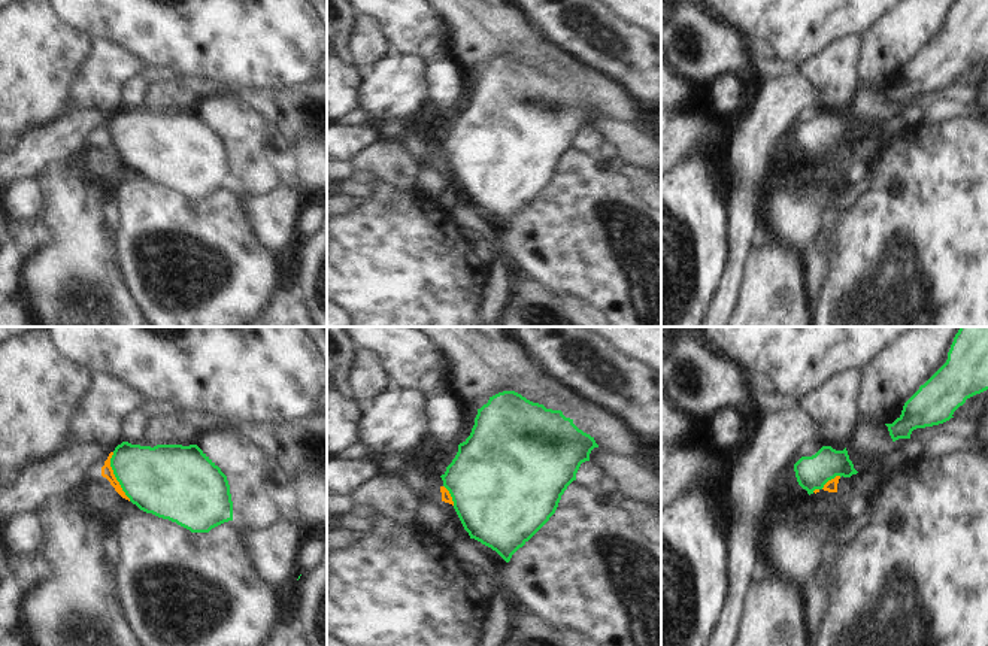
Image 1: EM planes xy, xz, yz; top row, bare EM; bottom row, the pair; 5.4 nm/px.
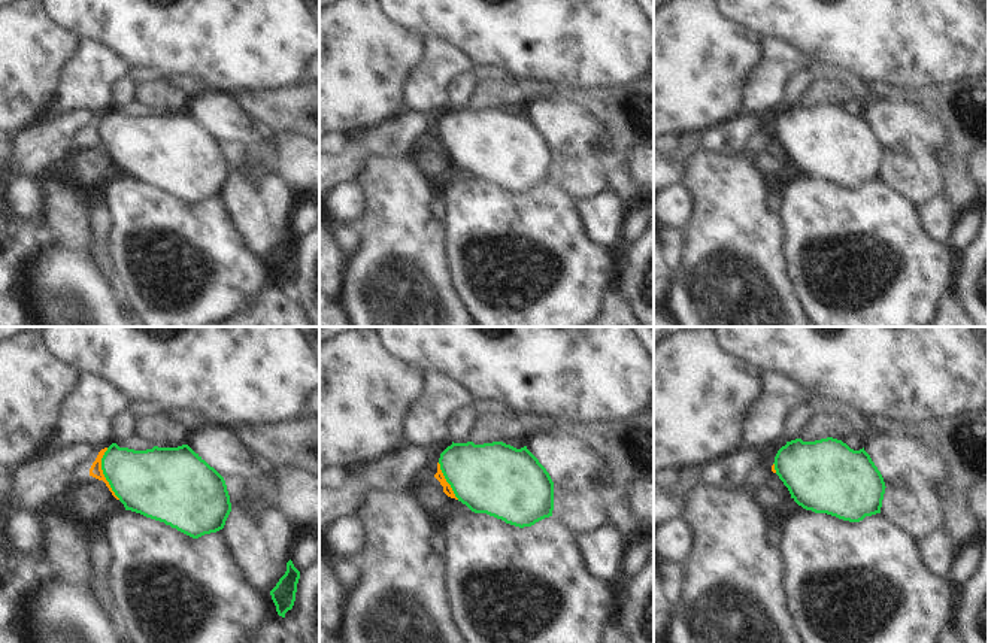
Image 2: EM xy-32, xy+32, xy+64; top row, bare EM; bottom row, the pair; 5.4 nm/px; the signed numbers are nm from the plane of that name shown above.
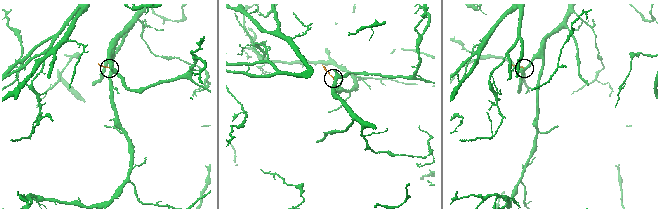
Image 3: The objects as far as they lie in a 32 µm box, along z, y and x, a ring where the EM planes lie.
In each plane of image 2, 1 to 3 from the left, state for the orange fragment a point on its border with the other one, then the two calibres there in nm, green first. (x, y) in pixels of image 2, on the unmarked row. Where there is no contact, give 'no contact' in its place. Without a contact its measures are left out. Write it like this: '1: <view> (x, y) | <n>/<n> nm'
1: xy-32 (103, 139) | 340/70 nm
2: xy+32 (446, 146) | 380/50 nm
3: xy+64 (775, 133) | 380/20 nm

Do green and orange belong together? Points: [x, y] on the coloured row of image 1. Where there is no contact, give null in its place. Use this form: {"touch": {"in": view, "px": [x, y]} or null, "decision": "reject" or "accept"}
{"touch": {"in": "xy", "px": [115, 476]}, "decision": "accept"}

